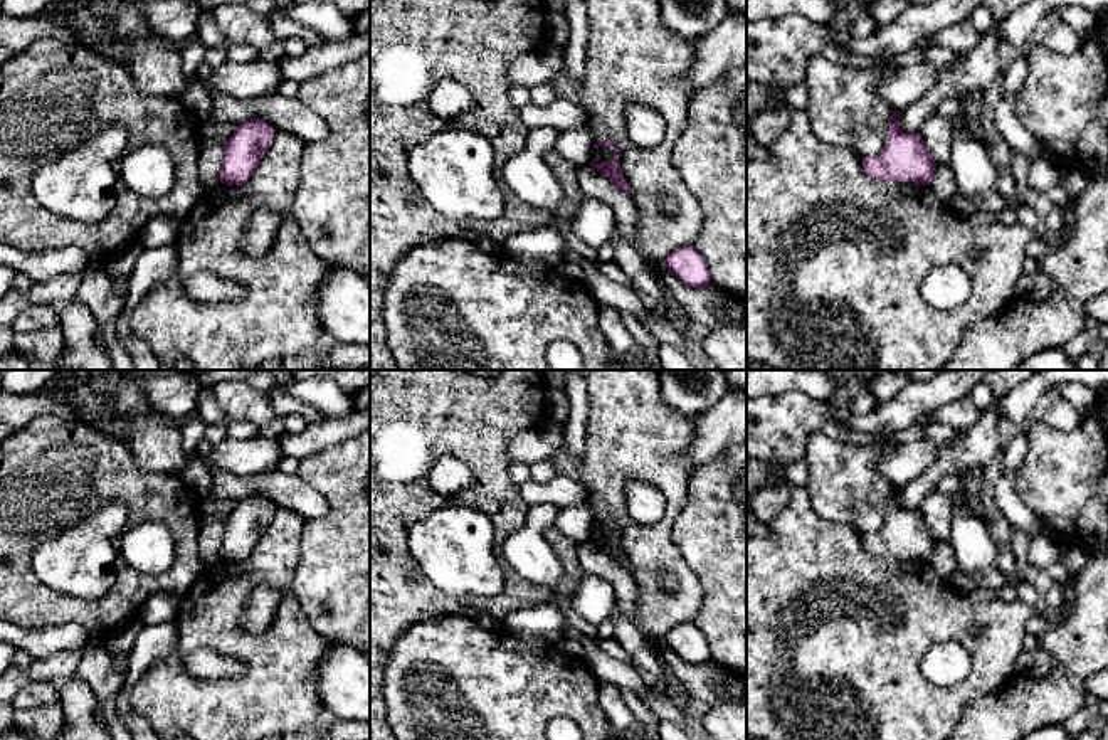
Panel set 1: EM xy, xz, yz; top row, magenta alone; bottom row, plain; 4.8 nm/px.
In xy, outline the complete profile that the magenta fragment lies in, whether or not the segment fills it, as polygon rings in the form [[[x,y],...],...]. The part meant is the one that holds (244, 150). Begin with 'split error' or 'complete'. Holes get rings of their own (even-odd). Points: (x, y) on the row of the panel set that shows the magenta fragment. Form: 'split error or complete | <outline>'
complete | [[[261,118],[237,124],[224,146],[224,161],[215,178],[225,185],[245,183],[271,146],[274,133],[276,130]]]

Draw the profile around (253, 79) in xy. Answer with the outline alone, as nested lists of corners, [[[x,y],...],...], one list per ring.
[[[254,57],[247,62],[225,62],[214,69],[210,79],[203,84],[207,92],[222,92],[235,99],[259,99],[279,91],[282,76],[277,64]]]

